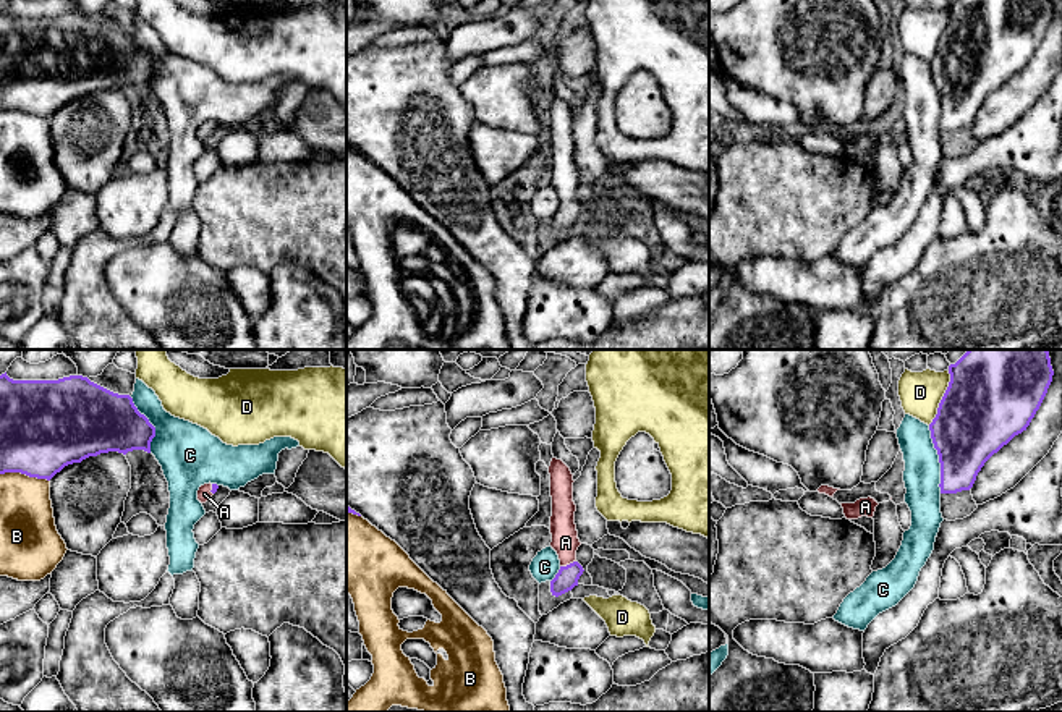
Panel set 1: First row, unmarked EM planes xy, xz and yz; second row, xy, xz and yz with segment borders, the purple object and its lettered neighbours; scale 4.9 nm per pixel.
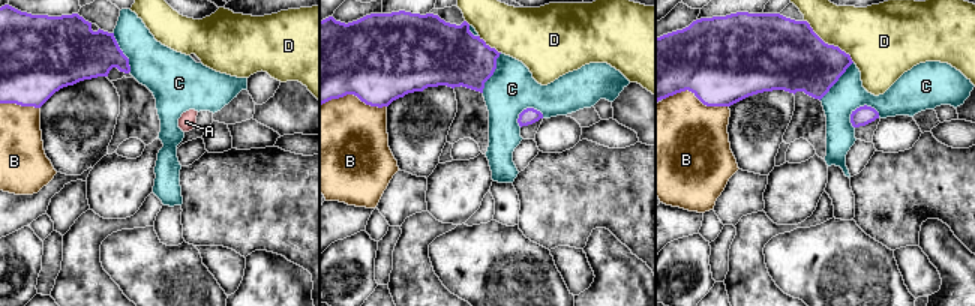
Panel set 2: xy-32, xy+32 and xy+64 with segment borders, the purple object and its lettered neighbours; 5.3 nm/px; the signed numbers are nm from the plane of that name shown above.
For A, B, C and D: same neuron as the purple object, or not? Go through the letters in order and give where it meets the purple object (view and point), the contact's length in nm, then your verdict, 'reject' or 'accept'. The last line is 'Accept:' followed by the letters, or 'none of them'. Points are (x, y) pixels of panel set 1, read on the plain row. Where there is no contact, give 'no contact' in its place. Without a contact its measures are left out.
A: meets purple in xz at (567, 203); contact 90 nm long; accept
B: meets purple in xy at (25, 110); contact 260 nm long; reject
C: meets purple in yz at (939, 97); contact 340 nm long; reject
D: meets purple in yz at (943, 36); contact 300 nm long; reject
Accept: A

